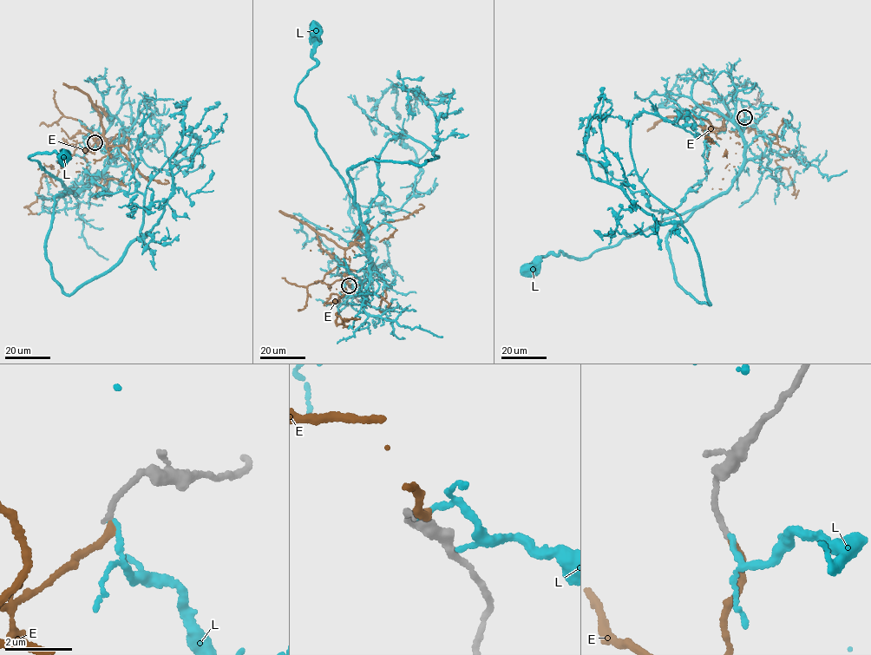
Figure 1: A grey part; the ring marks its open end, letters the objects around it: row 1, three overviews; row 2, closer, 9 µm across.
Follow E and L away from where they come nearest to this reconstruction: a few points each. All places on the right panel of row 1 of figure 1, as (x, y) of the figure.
E: (744, 117), (742, 128), (735, 120), (740, 130), (755, 131), (749, 148), (787, 169), (793, 193), (798, 190)
L: (744, 117), (752, 118), (738, 121), (743, 160), (725, 192), (588, 257), (551, 253), (527, 270)

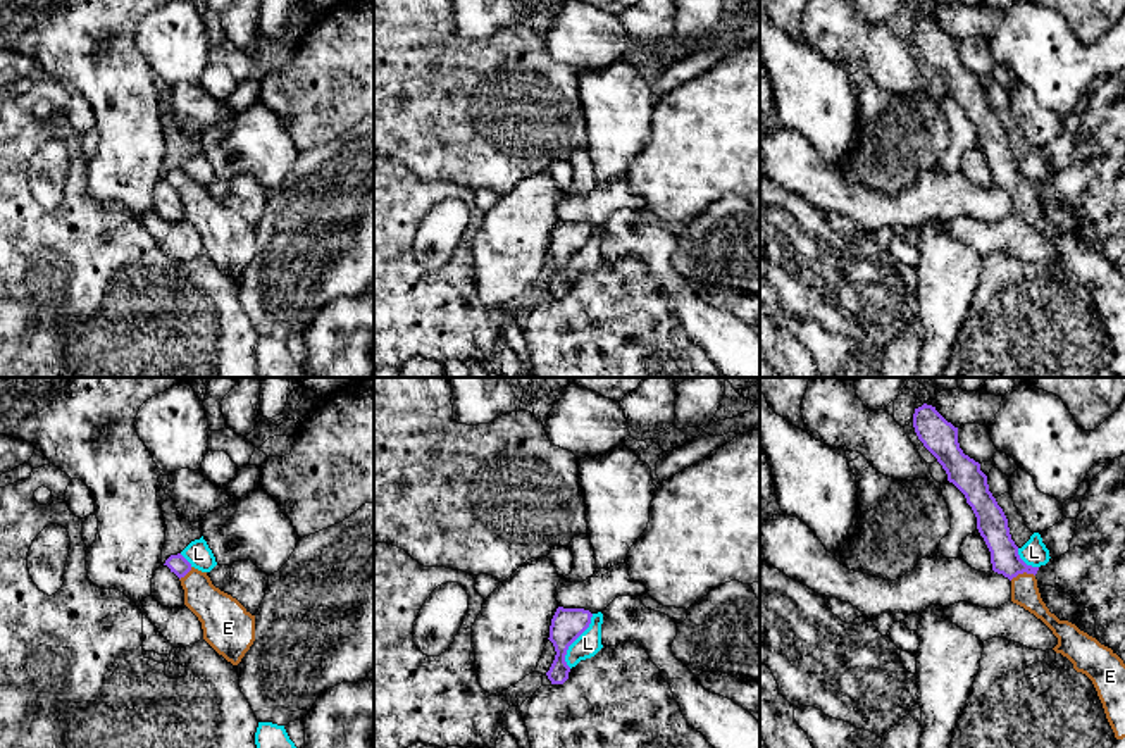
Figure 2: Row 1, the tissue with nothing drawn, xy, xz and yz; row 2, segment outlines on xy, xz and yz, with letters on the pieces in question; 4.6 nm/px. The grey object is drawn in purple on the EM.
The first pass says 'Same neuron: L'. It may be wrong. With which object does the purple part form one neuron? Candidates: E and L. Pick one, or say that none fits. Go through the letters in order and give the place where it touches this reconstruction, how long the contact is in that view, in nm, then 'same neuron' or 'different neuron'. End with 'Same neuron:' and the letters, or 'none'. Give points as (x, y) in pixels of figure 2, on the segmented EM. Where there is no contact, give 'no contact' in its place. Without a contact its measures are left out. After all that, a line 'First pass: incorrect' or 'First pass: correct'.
E: contact yz (1022, 573); length 120 nm; same neuron
L: contact xz (574, 640); length 280 nm; different neuron
Same neuron: E
First pass: incorrect

